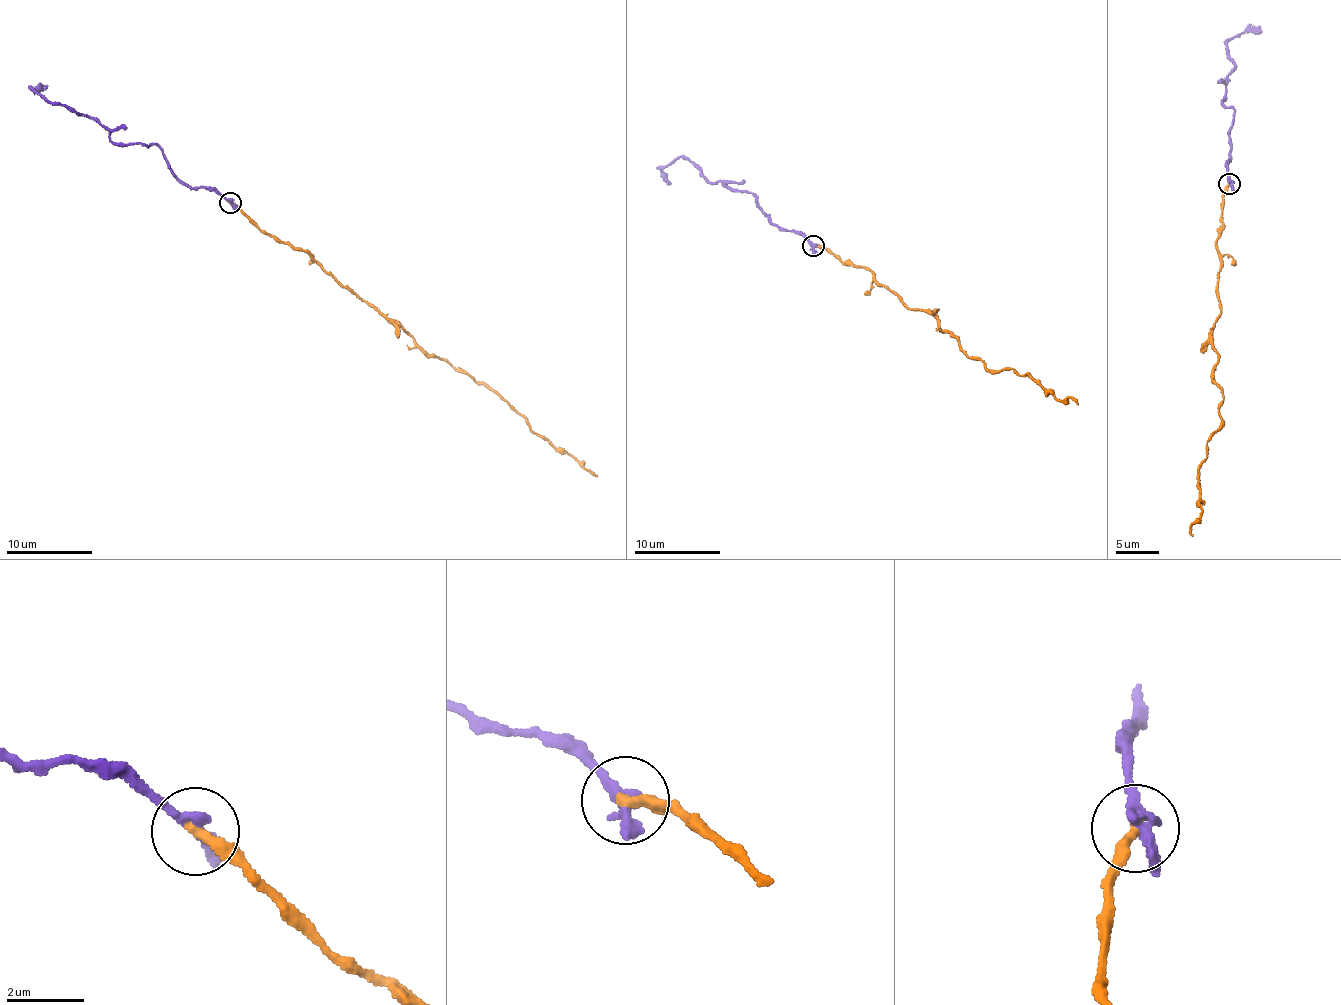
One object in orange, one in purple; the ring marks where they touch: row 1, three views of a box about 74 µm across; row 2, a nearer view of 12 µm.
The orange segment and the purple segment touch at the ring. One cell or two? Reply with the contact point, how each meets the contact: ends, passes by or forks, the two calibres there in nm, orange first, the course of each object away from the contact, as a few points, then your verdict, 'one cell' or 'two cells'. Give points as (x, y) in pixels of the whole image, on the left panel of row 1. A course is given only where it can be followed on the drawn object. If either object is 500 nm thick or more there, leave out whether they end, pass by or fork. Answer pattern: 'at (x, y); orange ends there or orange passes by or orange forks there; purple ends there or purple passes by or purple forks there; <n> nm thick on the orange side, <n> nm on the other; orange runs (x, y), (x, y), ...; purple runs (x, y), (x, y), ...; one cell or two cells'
at (230, 202); orange ends there; purple passes by; 320 nm thick on the orange side, 300 nm on the other; orange runs (230, 202), (238, 204), (263, 232), (298, 247), (394, 322), (428, 353), (500, 393), (533, 432), (597, 475); purple runs (230, 202), (213, 190), (185, 185), (158, 146), (116, 144), (93, 119), (46, 103), (36, 92), (47, 85); one cell

